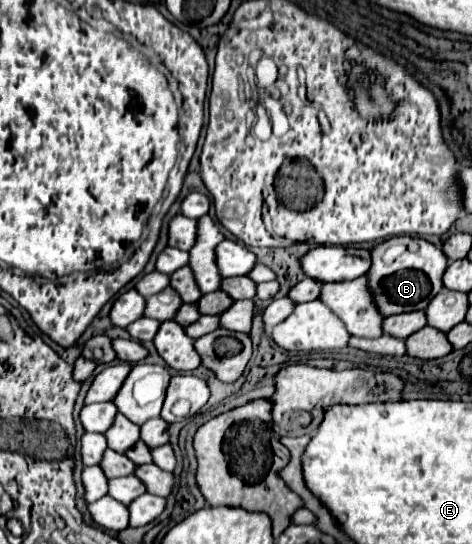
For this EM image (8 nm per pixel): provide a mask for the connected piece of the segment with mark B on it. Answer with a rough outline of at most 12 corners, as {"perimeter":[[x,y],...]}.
{"perimeter":[[416,236],[372,250],[384,316],[426,310],[444,288],[446,254]]}

